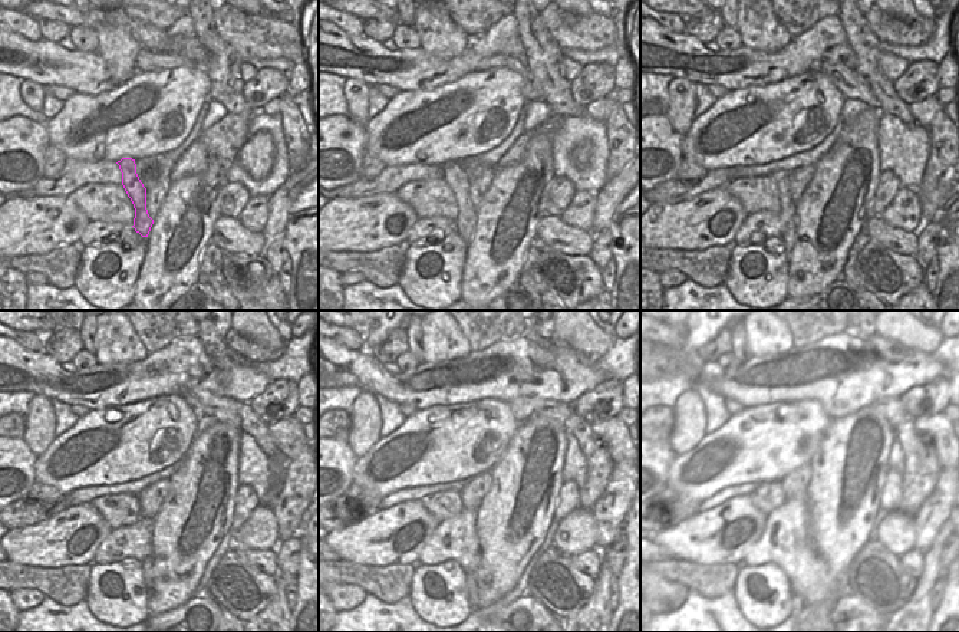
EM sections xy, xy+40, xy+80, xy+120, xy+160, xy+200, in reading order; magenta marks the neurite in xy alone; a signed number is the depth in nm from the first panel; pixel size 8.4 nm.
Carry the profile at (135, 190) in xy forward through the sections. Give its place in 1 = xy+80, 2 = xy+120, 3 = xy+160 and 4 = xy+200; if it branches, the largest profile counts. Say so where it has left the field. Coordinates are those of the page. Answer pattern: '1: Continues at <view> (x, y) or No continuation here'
1: Continues at xy+80 (787, 208)
2: Continues at xy+120 (147, 565)
3: Continues at xy+160 (473, 588)
4: Continues at xy+200 (798, 602).

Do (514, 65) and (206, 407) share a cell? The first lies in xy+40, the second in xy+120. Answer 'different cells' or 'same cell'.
same cell

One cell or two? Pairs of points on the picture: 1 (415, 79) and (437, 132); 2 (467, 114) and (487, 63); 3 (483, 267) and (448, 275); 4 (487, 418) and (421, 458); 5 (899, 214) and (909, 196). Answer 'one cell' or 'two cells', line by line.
1: two cells
2: two cells
3: two cells
4: one cell
5: one cell

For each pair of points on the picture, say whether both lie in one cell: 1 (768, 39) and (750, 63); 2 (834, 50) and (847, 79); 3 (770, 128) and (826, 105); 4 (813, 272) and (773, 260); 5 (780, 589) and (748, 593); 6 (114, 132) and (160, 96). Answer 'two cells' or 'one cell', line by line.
1: two cells
2: two cells
3: one cell
4: two cells
5: one cell
6: one cell

